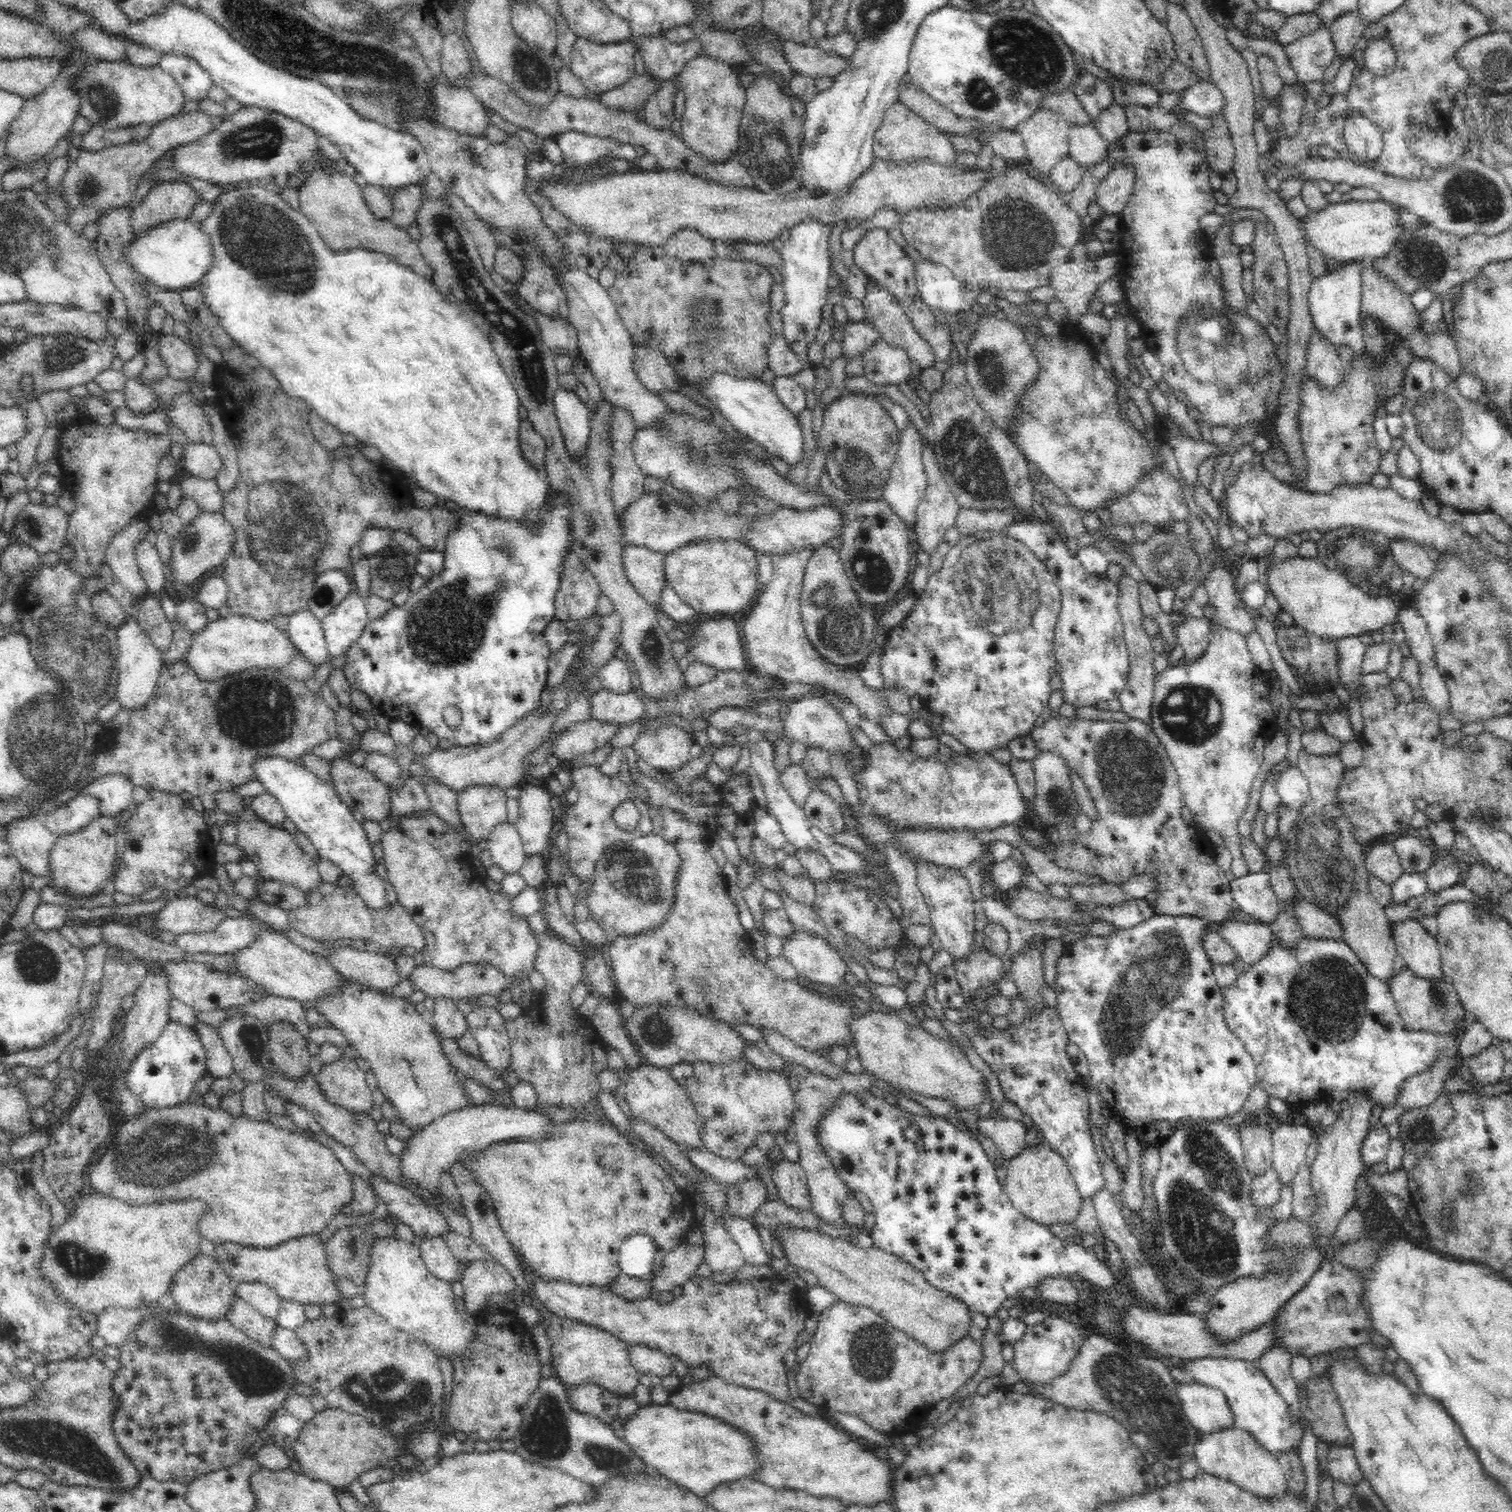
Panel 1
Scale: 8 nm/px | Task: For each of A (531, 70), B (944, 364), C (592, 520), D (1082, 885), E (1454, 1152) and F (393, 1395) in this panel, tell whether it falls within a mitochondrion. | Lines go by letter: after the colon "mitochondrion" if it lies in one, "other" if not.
A: mitochondrion
B: other
C: mitochondrion
D: other
E: other
F: mitochondrion

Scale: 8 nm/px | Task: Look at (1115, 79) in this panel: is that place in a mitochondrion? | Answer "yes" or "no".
no

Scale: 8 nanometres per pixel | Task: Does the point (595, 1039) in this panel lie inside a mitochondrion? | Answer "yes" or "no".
no

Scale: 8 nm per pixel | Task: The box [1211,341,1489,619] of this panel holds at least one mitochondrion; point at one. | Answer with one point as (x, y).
(1447, 442)

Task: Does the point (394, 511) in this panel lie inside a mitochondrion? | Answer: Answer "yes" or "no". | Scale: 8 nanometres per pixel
no

